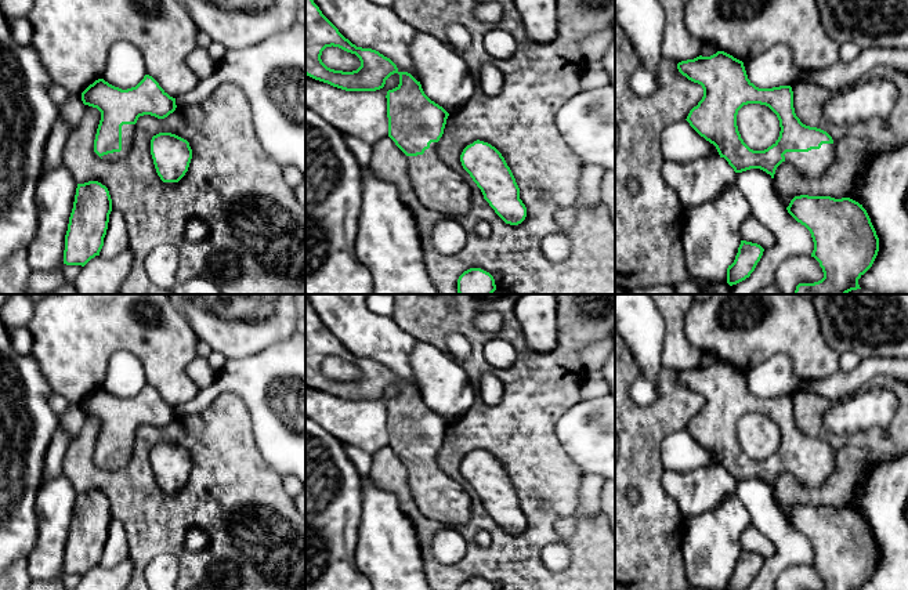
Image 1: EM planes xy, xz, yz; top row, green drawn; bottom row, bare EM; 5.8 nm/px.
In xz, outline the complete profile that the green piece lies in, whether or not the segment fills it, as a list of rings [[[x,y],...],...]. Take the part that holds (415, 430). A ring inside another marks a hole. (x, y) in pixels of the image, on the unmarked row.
[[[305,296],[305,384],[346,401],[376,401],[384,397],[386,390],[399,384],[399,394],[387,401],[388,446],[409,468],[409,488],[417,508],[430,520],[445,526],[464,525],[471,520],[471,496],[464,488],[448,477],[438,466],[437,452],[444,444],[449,423],[431,410],[423,401],[420,391],[410,383],[399,381],[397,374],[372,358],[362,358],[346,348],[339,339],[322,323]],[[326,356],[339,356],[355,363],[361,376],[352,381],[328,377],[322,369]]]

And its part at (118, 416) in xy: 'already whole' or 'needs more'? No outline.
needs more

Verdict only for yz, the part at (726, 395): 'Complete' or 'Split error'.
Split error

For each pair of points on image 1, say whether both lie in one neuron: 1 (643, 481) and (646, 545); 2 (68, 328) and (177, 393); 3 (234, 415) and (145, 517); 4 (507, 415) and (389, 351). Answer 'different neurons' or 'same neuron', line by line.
1: same neuron
2: same neuron
3: same neuron
4: different neurons

